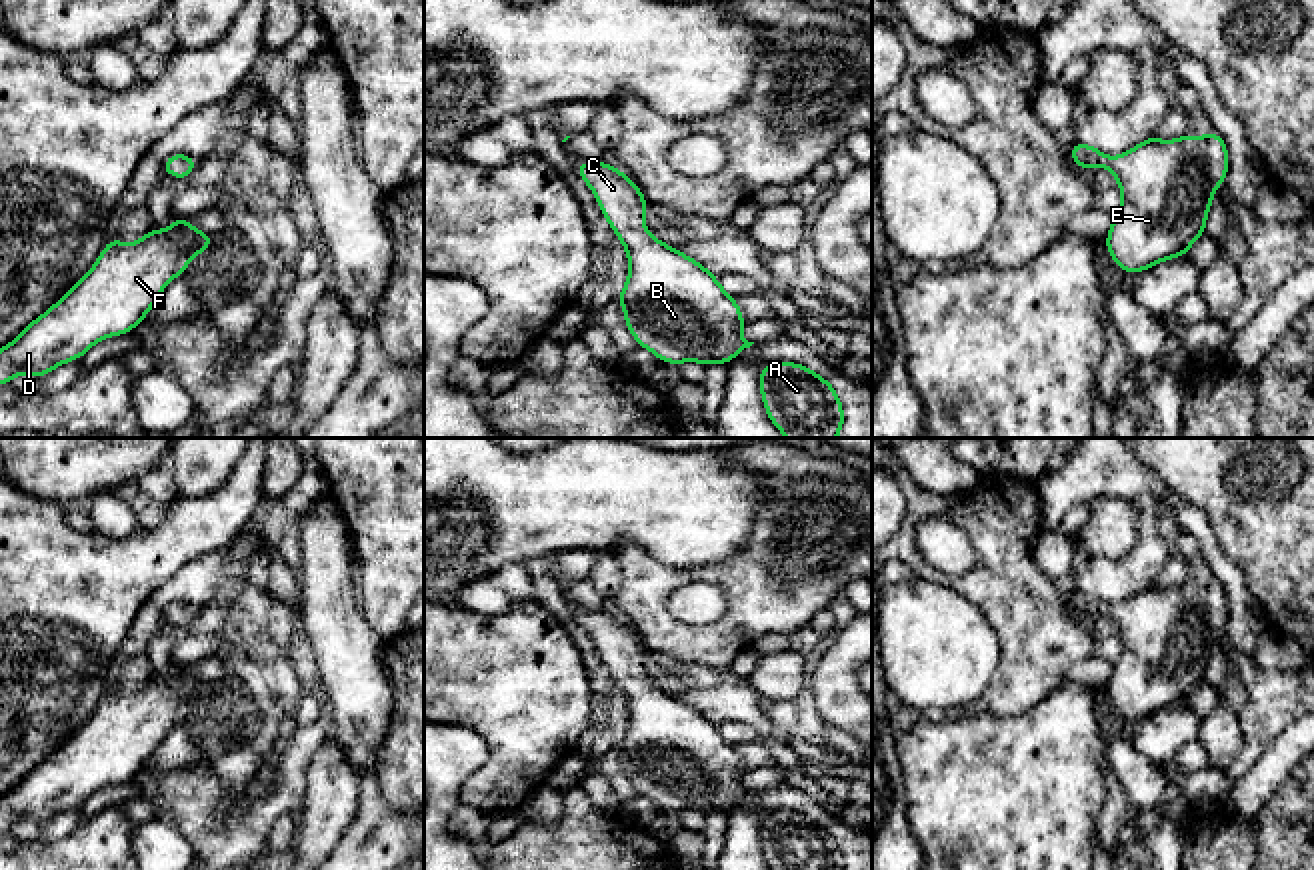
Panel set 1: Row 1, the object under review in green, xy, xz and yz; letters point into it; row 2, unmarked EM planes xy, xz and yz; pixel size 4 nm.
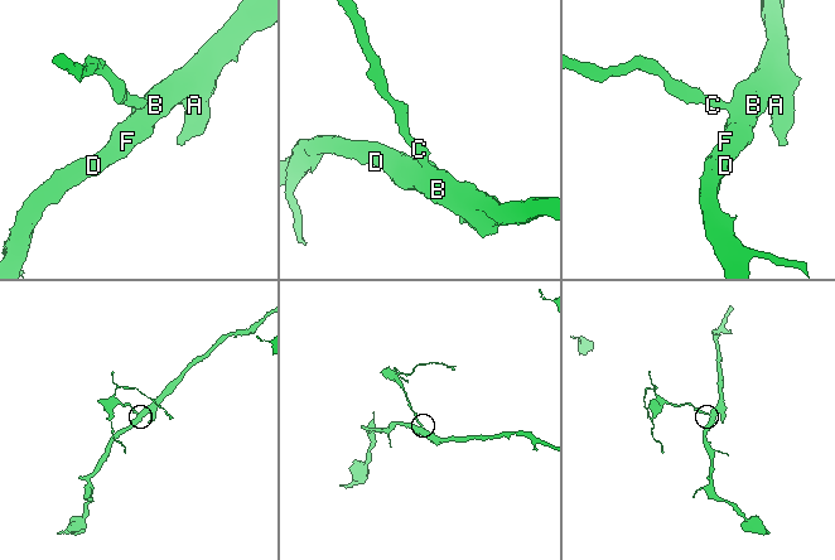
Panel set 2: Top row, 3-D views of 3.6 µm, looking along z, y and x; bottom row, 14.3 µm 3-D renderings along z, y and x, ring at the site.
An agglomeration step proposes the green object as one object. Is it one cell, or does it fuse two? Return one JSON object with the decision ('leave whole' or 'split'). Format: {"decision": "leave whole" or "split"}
{"decision": "leave whole"}

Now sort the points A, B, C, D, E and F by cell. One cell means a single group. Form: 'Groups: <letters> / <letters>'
Groups: A B C D E F

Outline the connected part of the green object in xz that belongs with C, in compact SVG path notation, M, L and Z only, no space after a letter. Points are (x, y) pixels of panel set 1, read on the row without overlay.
M604 608L574 618L626 696L628 728L616 748L638 794L666 812L728 814L754 792L742 786L744 762L718 726L646 678L648 650L632 626Z

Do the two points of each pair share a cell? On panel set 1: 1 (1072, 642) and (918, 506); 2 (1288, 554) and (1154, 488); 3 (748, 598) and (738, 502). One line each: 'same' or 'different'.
1: same
2: different
3: different

